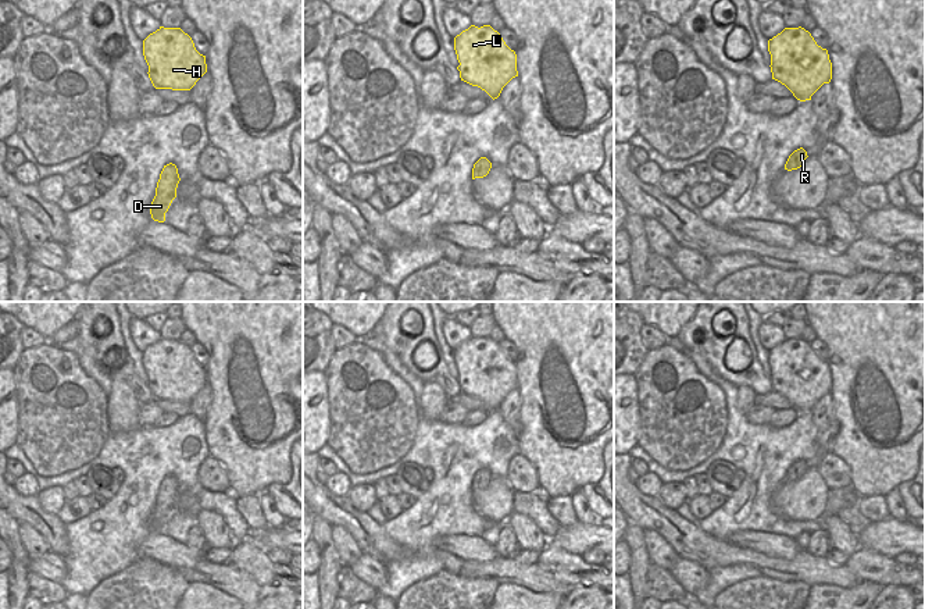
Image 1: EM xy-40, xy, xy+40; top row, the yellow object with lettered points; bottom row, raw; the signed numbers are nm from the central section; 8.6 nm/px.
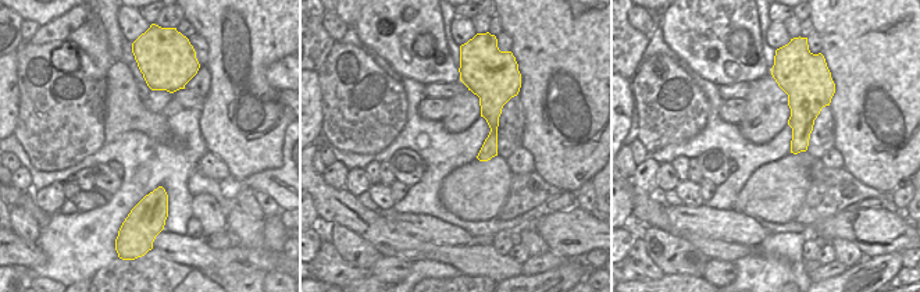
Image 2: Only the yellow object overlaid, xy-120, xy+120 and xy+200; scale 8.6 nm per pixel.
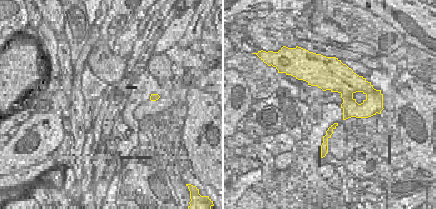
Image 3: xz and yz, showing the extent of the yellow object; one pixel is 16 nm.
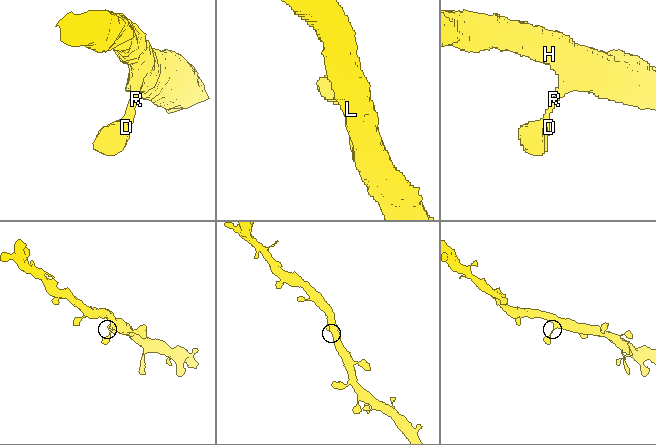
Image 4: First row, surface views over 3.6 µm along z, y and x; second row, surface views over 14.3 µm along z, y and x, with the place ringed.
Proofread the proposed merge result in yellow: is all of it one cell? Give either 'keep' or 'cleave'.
keep

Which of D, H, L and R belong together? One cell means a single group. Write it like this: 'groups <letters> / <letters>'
groups D H L R

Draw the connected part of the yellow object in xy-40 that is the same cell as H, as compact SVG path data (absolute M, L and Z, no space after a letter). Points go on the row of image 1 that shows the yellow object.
M160 26L143 40L143 56L149 78L156 89L190 90L207 72L206 56L200 54L192 38L181 28Z

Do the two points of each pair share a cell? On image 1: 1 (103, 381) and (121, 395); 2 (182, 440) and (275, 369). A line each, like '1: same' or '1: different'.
1: different
2: different

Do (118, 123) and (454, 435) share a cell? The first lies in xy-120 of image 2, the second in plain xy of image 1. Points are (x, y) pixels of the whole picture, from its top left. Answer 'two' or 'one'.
two

